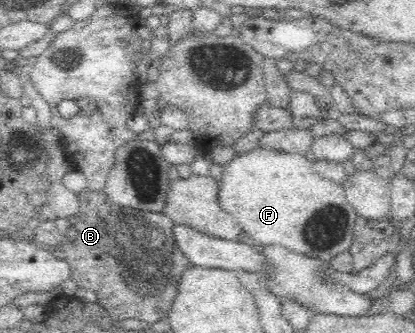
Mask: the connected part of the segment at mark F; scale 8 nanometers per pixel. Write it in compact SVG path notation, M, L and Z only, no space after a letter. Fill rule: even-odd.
M256 146L253 150L242 154L241 156L234 156L230 162L223 168L223 177L221 178L219 197L221 197L221 207L225 212L229 213L235 223L245 231L252 240L259 242L263 246L283 246L295 253L306 254L307 257L318 258L319 261L330 262L336 254L345 253L351 248L351 242L354 241L354 226L356 222L355 210L347 201L345 190L342 182L334 181L324 178L316 169L316 163L306 159L305 156L299 154L286 154L277 150L264 150L263 147Z

